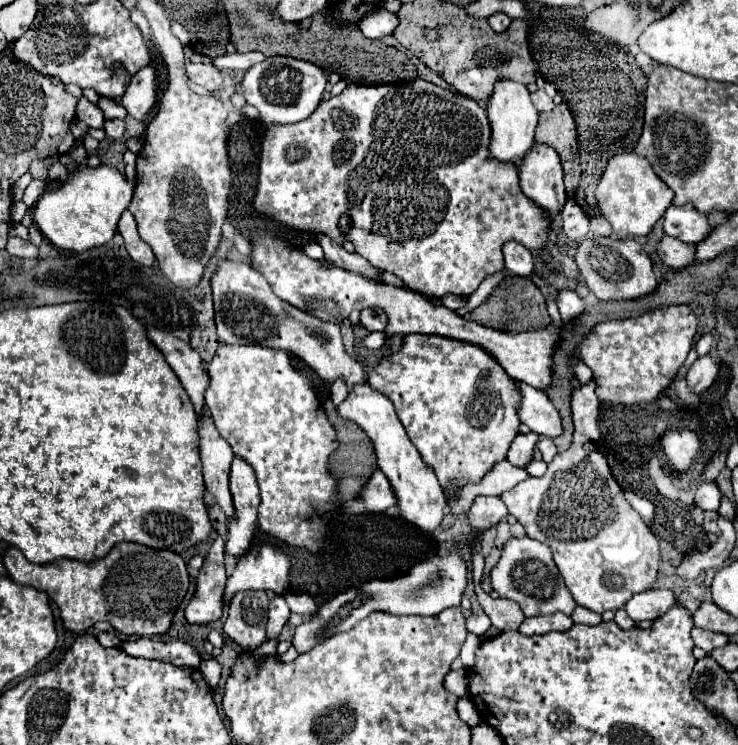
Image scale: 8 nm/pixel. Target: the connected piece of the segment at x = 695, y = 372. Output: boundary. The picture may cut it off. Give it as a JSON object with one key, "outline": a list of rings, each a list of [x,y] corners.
{"outline":[[[706,354],[692,364],[692,368],[686,374],[686,380],[692,386],[694,394],[702,394],[718,378],[718,372],[720,372],[718,362],[710,354]]]}

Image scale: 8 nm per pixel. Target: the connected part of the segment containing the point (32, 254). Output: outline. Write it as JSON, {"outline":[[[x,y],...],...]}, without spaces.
{"outline":[[[18,236],[8,238],[6,250],[8,250],[12,256],[18,256],[18,258],[36,258],[36,256],[38,256],[38,246],[34,246],[32,242],[26,242],[26,240],[18,238]]]}

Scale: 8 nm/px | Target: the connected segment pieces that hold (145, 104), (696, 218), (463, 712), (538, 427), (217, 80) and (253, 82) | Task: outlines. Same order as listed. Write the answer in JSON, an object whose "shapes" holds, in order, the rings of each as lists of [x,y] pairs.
{"shapes":[[[[152,66],[138,70],[132,76],[126,94],[122,96],[120,104],[128,110],[130,116],[142,120],[156,102],[156,72]]],[[[690,204],[676,208],[670,206],[664,214],[664,234],[674,236],[686,244],[700,244],[710,236],[714,228],[708,224],[706,216],[696,212]]],[[[468,696],[458,700],[458,714],[470,728],[472,728],[472,724],[480,722],[480,714],[478,714],[478,710],[474,708],[474,704],[472,704],[472,700]]],[[[516,382],[516,388],[522,396],[518,406],[520,422],[540,436],[558,438],[562,434],[562,422],[558,410],[552,406],[548,396],[524,382]]],[[[188,62],[186,64],[186,72],[188,72],[188,78],[192,82],[196,82],[198,86],[204,86],[206,90],[216,92],[222,86],[220,70],[216,70],[212,64],[194,64],[194,62]]],[[[270,56],[264,62],[254,64],[252,68],[246,70],[244,80],[242,80],[242,94],[244,94],[246,102],[252,104],[260,112],[260,120],[266,126],[292,124],[292,122],[306,120],[318,108],[324,90],[326,90],[326,74],[322,68],[318,68],[316,64],[308,64],[306,60],[294,60],[288,56]]]]}

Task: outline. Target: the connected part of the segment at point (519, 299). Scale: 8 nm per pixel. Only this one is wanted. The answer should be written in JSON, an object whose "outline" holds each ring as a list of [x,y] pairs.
{"outline":[[[506,276],[504,282],[496,288],[496,292],[492,292],[484,304],[480,304],[476,310],[468,312],[464,318],[478,322],[482,326],[490,326],[494,330],[512,332],[512,334],[542,330],[542,328],[546,328],[546,324],[550,324],[550,314],[546,310],[542,292],[530,278],[520,278],[520,276]]]}

